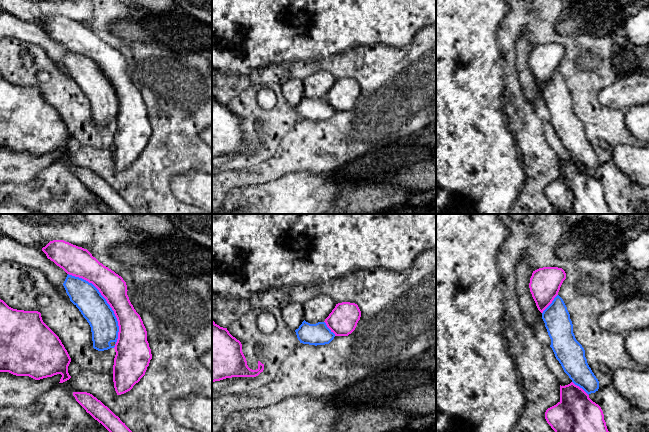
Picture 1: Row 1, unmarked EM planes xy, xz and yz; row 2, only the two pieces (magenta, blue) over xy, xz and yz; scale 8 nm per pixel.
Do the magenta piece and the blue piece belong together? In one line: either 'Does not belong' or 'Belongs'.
Does not belong

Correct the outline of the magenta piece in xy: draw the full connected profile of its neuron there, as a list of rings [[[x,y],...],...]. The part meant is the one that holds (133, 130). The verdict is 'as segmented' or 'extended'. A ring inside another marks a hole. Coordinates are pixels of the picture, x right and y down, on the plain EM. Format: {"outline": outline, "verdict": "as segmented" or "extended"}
{"outline": [[[64,16],[50,17],[42,24],[42,27],[48,35],[62,44],[67,50],[92,59],[114,87],[119,102],[118,115],[114,123],[116,128],[113,141],[114,164],[117,171],[130,167],[145,151],[152,130],[147,117],[146,104],[127,71],[126,58],[121,52],[100,39],[87,25]]], "verdict": "as segmented"}

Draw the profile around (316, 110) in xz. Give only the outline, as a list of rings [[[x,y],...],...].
[[[304,96],[295,108],[300,119],[315,122],[329,120],[335,113],[325,98],[310,100]]]

